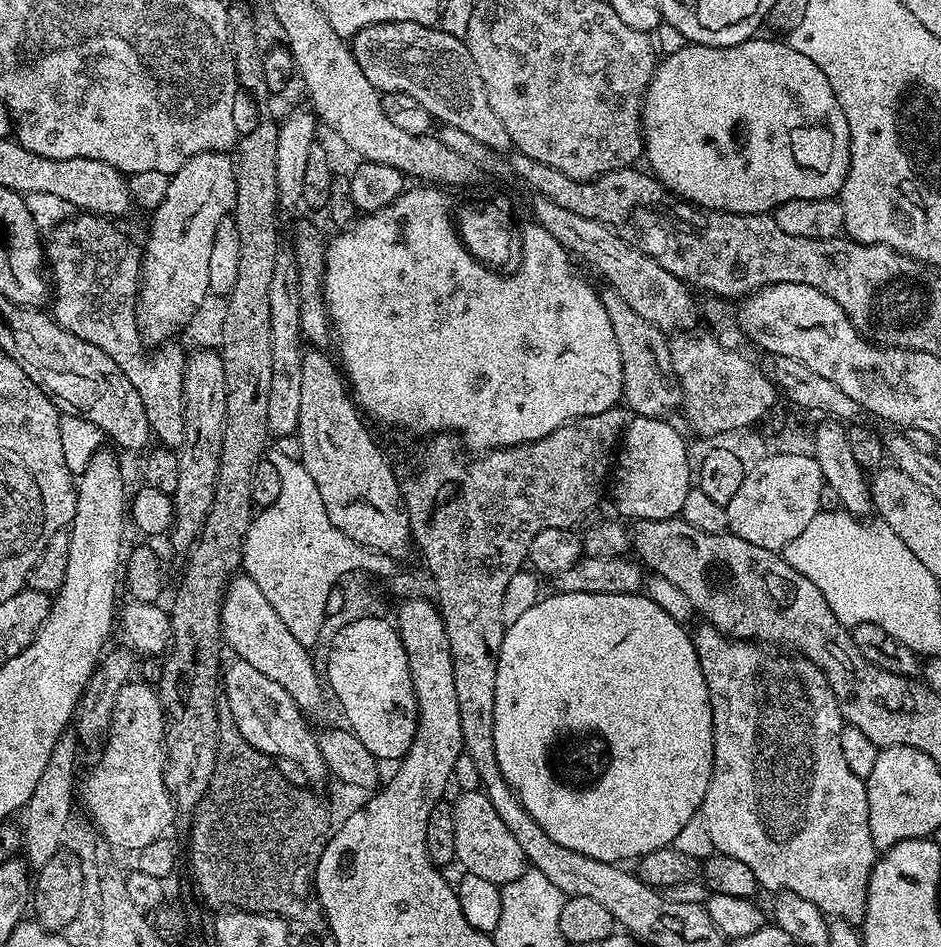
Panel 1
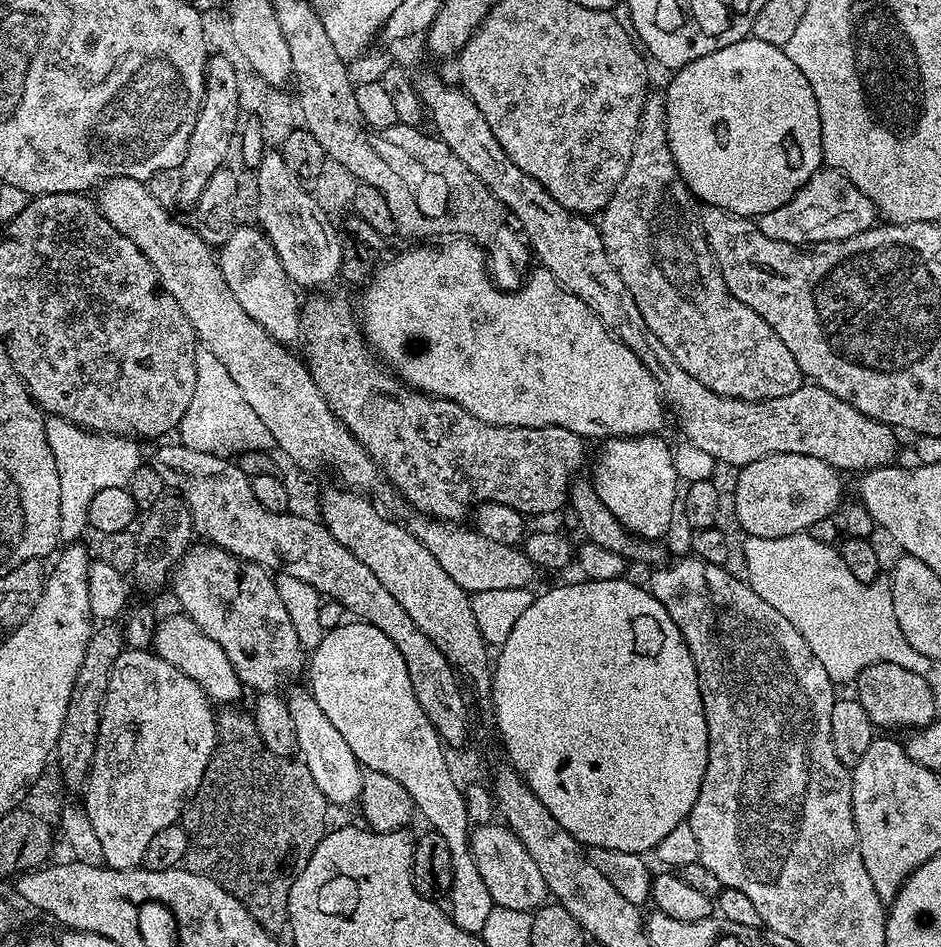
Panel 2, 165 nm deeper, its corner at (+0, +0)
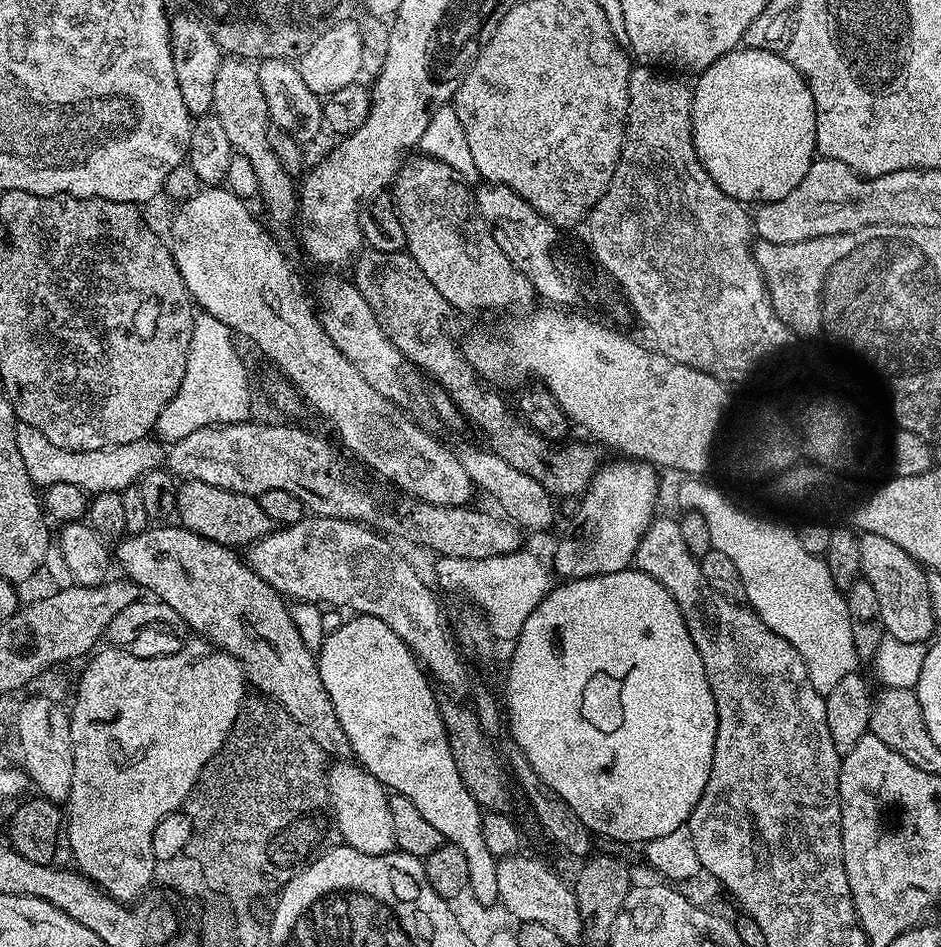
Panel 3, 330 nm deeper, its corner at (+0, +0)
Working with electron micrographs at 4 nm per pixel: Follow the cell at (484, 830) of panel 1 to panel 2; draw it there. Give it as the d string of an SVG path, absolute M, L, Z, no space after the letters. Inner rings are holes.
M493 822L475 825L468 837L468 845L472 848L474 860L478 862L478 874L482 874L482 882L486 882L486 890L490 890L490 898L495 907L531 913L549 899L548 887L542 878L542 873L538 871L534 858L530 858L526 846L522 846L522 842L518 842L516 835L503 823Z

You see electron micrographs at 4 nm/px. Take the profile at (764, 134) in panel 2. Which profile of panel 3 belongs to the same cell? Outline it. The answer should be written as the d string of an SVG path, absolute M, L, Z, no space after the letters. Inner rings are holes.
M740 46L727 52L725 56L719 56L710 67L703 69L697 76L700 77L697 78L696 84L694 83L692 88L692 141L696 147L698 158L710 174L710 178L714 178L714 182L718 182L718 186L723 192L730 194L730 198L740 201L745 206L759 206L786 198L786 194L790 194L790 190L794 190L794 186L798 186L798 182L802 182L802 178L806 178L806 170L810 170L812 161L817 155L816 107L812 91L804 81L804 75L789 62L787 55Z

